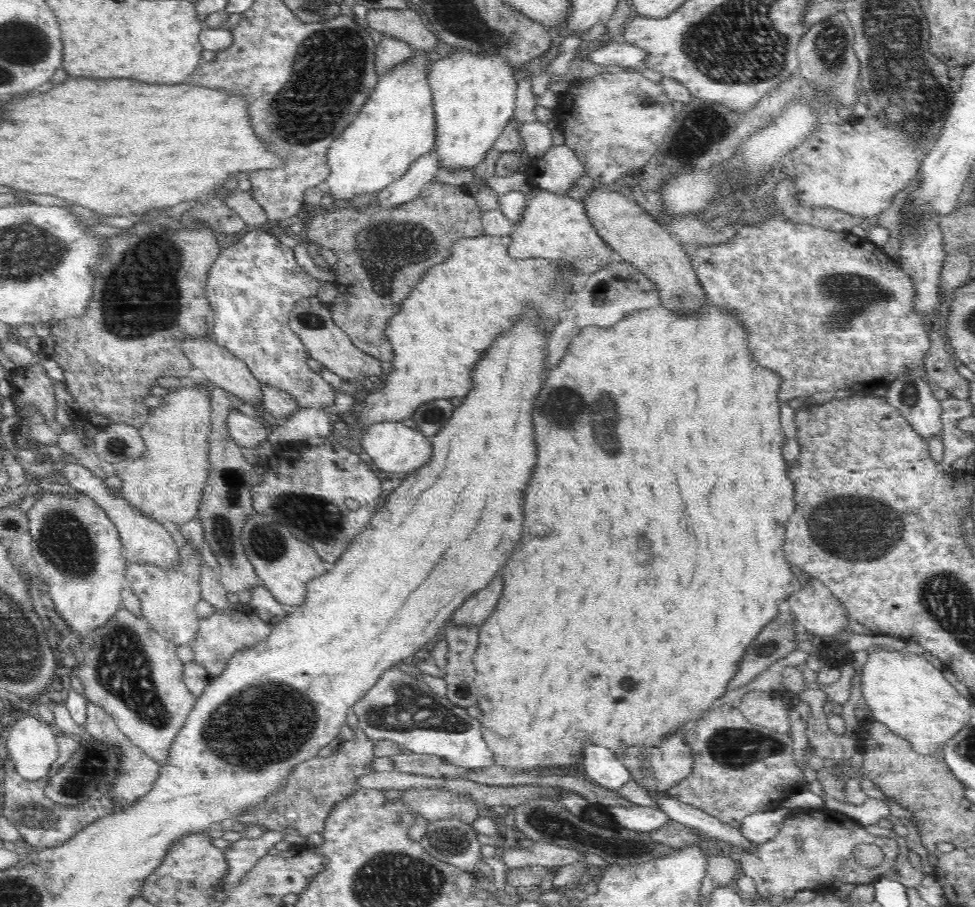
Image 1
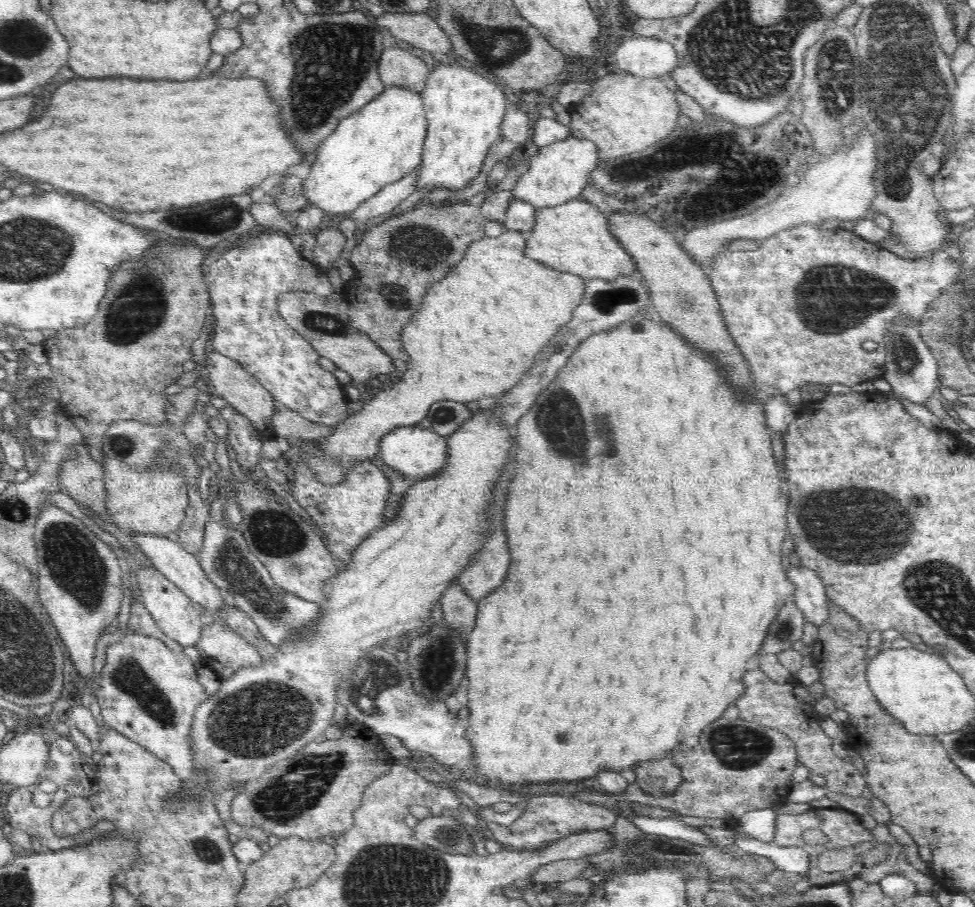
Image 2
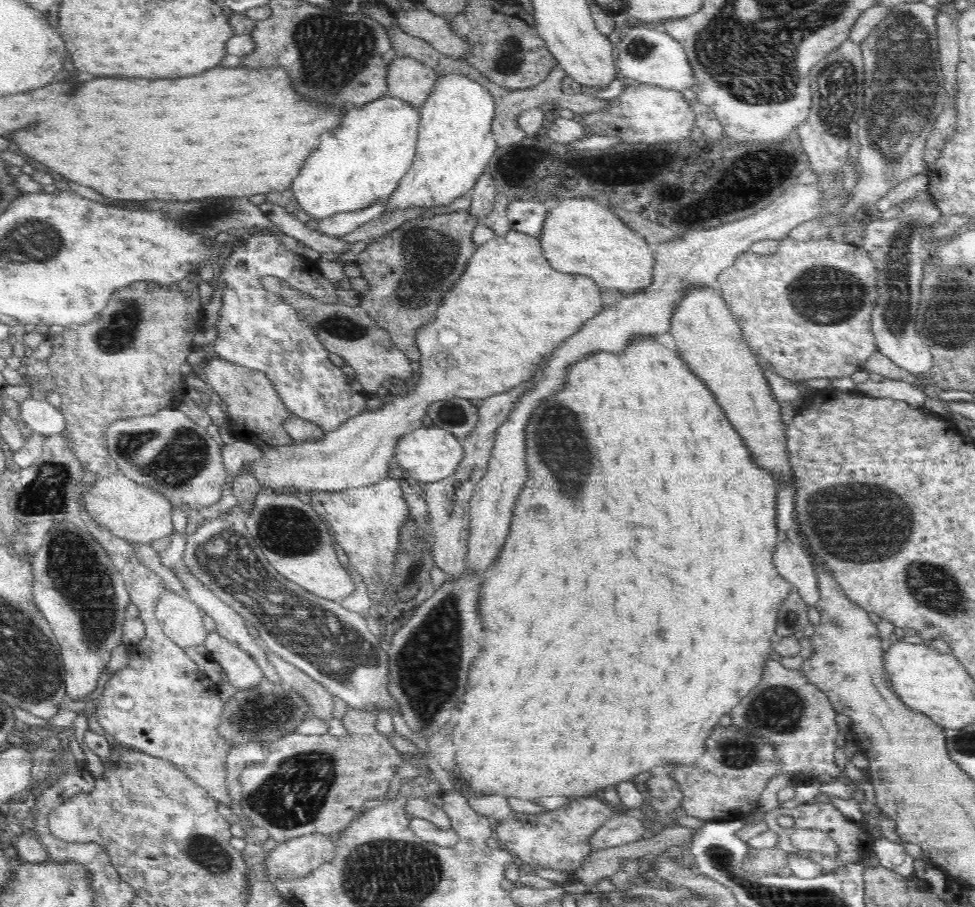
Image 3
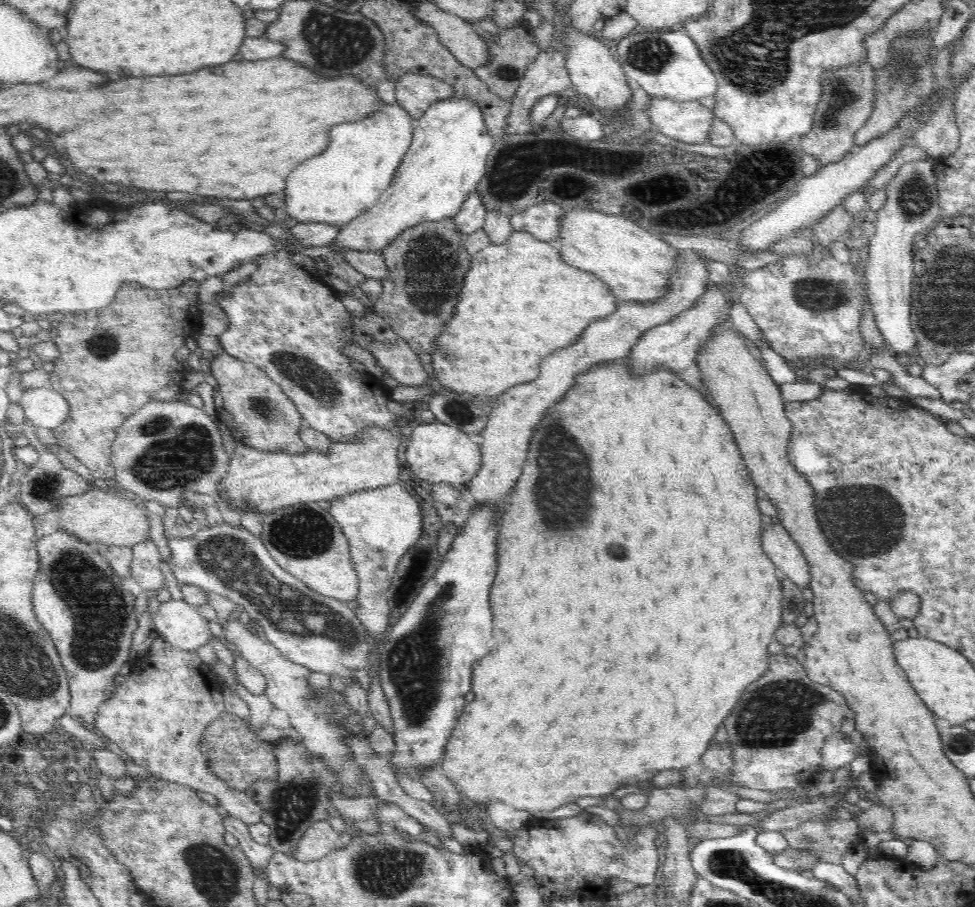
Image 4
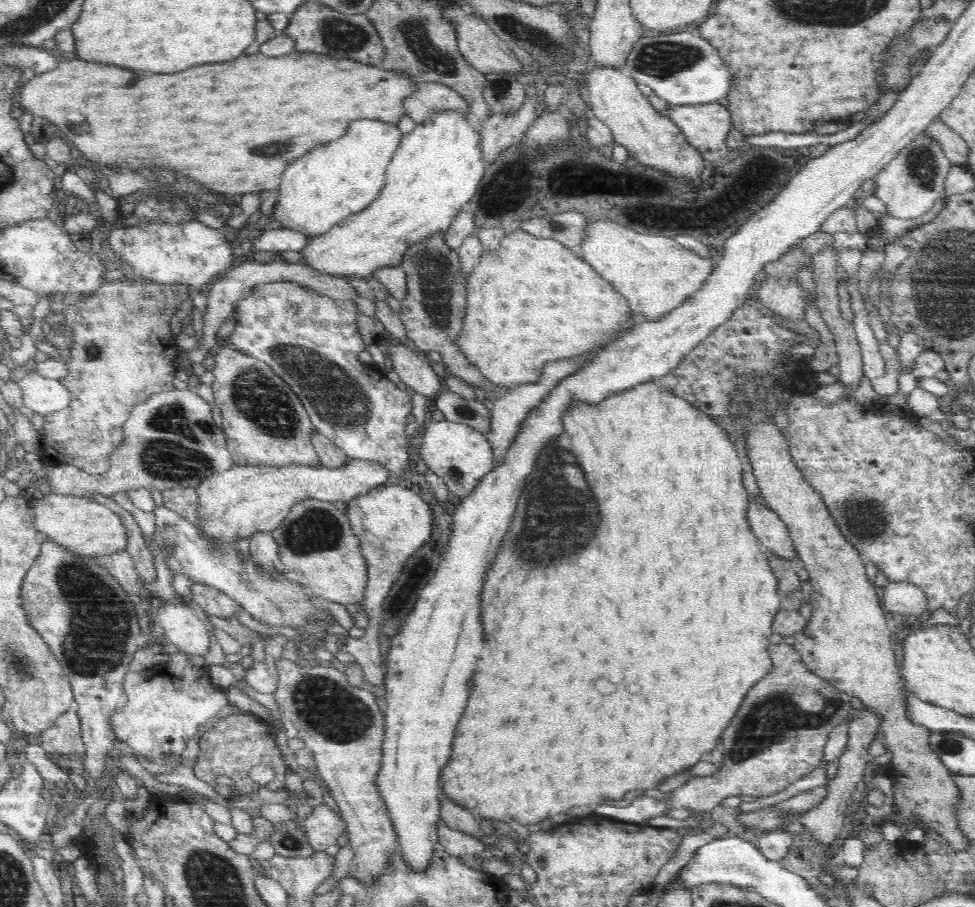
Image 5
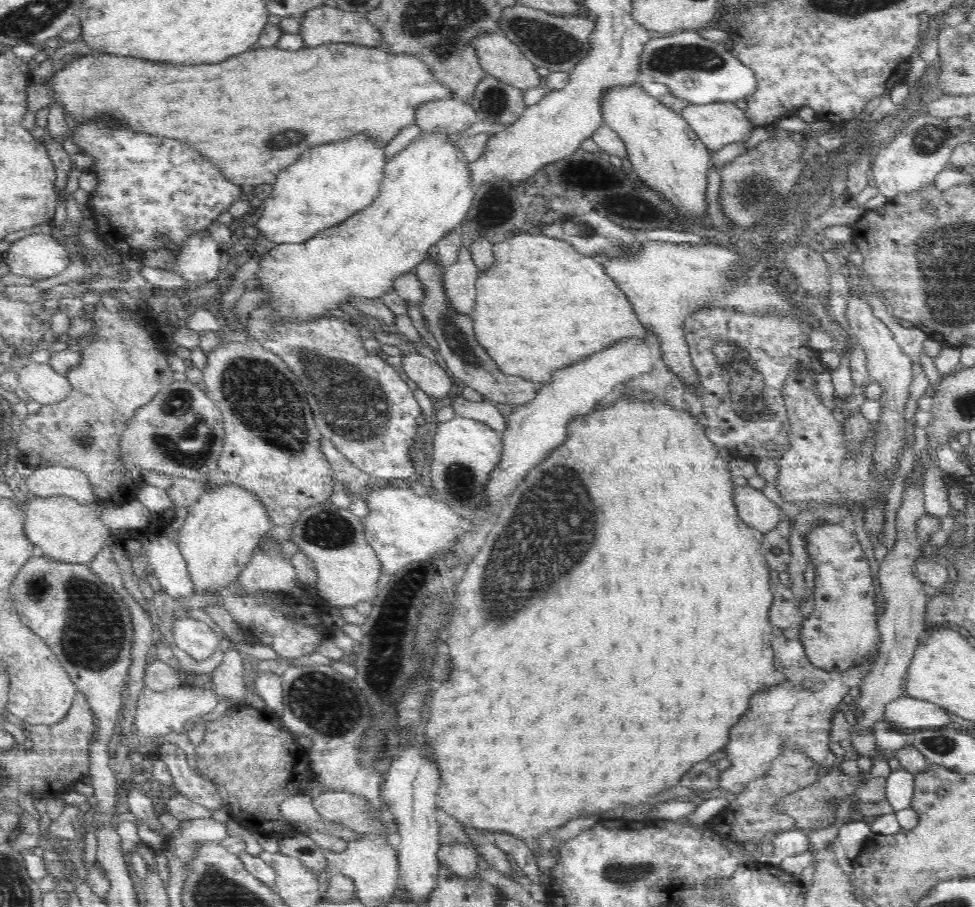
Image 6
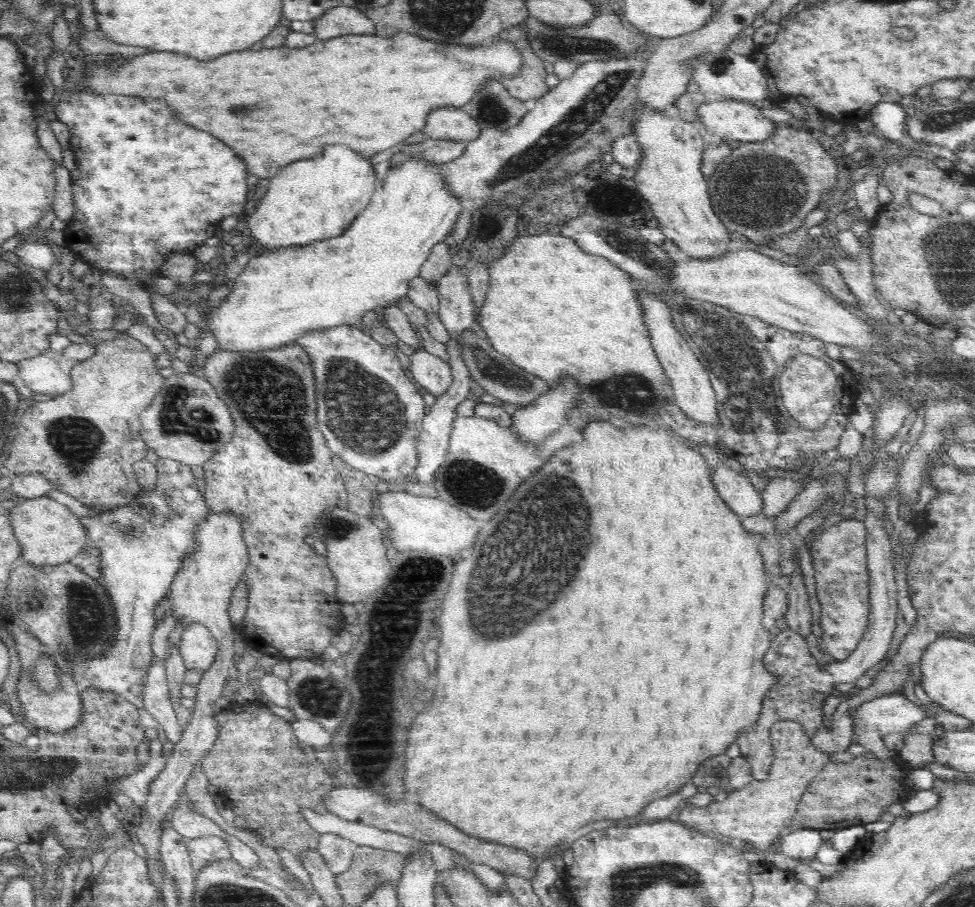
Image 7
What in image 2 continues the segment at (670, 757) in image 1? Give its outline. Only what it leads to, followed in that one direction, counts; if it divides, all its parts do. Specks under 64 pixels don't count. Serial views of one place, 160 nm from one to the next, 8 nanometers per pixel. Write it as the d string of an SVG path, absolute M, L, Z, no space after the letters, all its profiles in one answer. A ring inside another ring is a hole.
M669 758L638 763L633 771L637 786L654 798L672 796L683 782L682 769Z

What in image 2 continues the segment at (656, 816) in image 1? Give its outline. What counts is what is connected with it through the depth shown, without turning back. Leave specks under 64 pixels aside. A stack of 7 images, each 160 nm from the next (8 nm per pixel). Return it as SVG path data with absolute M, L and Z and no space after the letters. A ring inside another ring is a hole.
M634 815L632 823L642 829L645 834L657 834L670 838L678 838L697 846L705 848L714 848L714 843L710 841L708 834L701 830L702 828L694 828L687 826L679 819L672 818L648 818L642 815Z

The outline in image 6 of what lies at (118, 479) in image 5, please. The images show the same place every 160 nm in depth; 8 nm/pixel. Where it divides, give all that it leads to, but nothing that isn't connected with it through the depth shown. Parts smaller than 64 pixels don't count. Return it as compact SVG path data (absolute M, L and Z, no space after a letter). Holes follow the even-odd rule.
M174 381L167 388L163 388L156 396L136 410L136 414L128 420L128 428L124 430L120 440L121 464L127 468L139 468L142 472L156 470L173 478L187 478L188 480L206 481L208 474L218 468L218 459L223 449L224 440L222 413L211 396L199 389L190 381ZM52 465L47 467L38 467L29 476L22 479L21 494L25 497L42 497L48 498L53 496L65 496L76 499L82 505L92 504L95 502L94 492L92 492L92 485L87 482L86 475L78 470L72 468L64 468L60 465Z

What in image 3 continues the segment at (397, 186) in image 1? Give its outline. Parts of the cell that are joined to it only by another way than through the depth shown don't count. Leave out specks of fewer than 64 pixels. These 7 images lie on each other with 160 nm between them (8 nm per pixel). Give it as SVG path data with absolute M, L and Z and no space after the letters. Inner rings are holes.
M388 197L376 201L362 210L336 213L328 218L317 220L311 226L314 226L314 230L318 233L341 238L341 236L356 230L360 225L376 220L380 215L383 215L386 204L388 204Z

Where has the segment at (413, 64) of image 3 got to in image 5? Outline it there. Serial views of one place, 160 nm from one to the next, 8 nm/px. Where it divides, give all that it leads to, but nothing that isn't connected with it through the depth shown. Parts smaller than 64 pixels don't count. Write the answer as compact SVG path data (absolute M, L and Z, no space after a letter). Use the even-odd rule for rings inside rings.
M417 83L415 91L402 103L405 114L416 123L423 123L428 117L443 110L462 113L472 119L468 102L452 88L440 83Z

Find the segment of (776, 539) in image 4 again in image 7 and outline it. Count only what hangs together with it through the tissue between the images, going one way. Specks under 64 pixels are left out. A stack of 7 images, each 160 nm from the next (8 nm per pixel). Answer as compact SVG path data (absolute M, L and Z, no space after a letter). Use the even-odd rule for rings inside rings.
M724 463L712 468L712 483L722 500L737 515L758 516L762 512L762 492L756 490L746 477L729 469Z

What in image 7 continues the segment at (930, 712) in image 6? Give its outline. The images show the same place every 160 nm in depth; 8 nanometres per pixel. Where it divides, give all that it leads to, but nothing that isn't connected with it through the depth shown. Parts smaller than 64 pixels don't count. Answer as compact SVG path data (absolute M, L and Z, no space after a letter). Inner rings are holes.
M894 692L879 696L874 700L868 700L868 702L860 704L858 708L850 710L850 713L854 717L852 730L854 730L857 742L873 752L873 755L880 761L890 761L898 754L885 746L882 736L891 732L909 733L912 731L912 726L916 726L918 722L928 718L928 713L924 707L911 702L902 692Z

